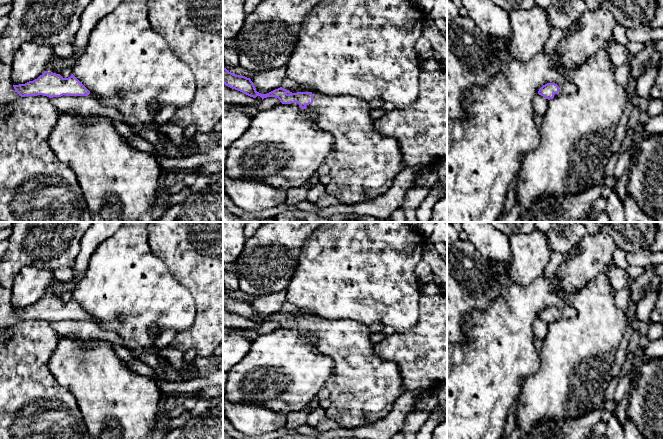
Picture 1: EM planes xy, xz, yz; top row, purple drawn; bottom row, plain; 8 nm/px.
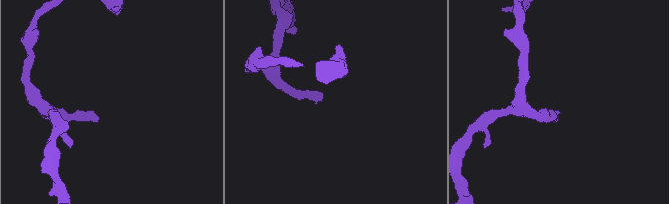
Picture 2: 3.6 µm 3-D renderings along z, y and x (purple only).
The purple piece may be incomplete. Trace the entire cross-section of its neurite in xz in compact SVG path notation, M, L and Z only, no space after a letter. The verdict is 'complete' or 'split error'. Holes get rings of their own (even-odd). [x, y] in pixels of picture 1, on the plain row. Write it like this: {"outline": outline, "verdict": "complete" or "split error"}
{"outline": "M223 291L223 307L250 321L276 321L282 328L298 327L300 332L312 332L316 336L316 350L333 360L331 376L325 389L330 393L328 418L337 422L341 428L352 429L372 424L385 418L393 409L396 400L405 392L398 365L380 359L374 352L371 342L373 332L365 324L354 320L324 320L316 315L292 317L282 311L267 318L256 315L250 302L229 296Z", "verdict": "split error"}

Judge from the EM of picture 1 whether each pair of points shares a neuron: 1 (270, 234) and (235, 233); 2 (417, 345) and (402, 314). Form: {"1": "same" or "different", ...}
{"1": "different", "2": "different"}

